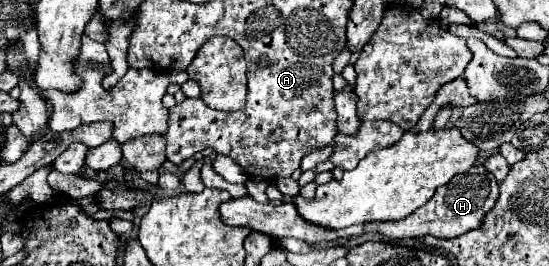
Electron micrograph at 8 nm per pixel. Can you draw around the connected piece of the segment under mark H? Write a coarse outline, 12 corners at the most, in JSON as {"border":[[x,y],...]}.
{"border":[[483,166],[451,178],[401,222],[363,224],[383,238],[453,238],[499,198]]}

